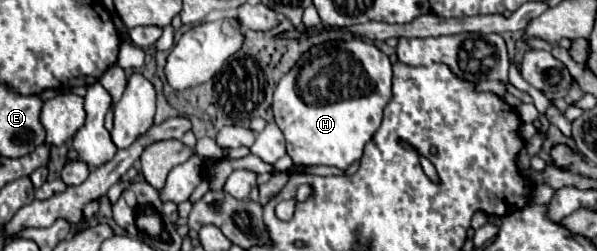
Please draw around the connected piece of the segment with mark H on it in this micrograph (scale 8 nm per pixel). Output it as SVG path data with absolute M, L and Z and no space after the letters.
M352 37L350 41L326 41L312 47L302 59L286 73L274 91L274 119L286 137L288 155L294 165L328 165L346 171L362 157L364 145L372 139L382 123L384 107L392 99L392 63L390 59L368 41Z

